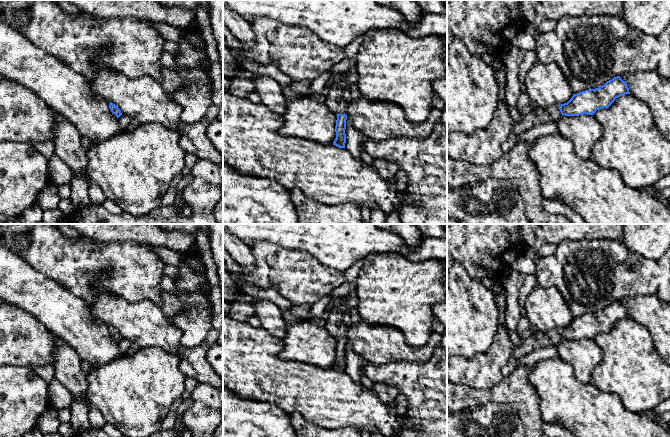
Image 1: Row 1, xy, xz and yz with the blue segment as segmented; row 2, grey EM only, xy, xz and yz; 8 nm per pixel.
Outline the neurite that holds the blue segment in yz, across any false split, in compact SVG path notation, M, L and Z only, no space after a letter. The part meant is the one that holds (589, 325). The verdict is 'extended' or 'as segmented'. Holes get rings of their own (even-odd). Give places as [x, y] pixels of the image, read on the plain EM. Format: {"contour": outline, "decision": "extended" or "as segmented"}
{"contour": "M620 300L614 301L598 312L573 318L567 327L530 334L523 338L519 346L514 346L512 357L519 359L535 349L556 346L562 339L594 339L597 334L608 332L616 322L625 318L630 318L627 307Z", "decision": "extended"}

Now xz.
{"contour": "M352 291L349 294L345 295L340 302L333 303L333 311L327 319L325 328L337 338L335 356L336 362L333 366L333 369L339 372L345 372L346 367L346 330L347 326L343 322L343 314L356 306L358 304L358 298L356 291Z", "decision": "extended"}

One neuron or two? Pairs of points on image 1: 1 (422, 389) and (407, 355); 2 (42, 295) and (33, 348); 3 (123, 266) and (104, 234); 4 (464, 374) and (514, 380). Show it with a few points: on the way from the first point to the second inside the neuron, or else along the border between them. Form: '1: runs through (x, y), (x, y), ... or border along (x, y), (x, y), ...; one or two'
1: border along (432, 354), (426, 361), (416, 363), (386, 363); two
2: border along (19, 308), (30, 313), (55, 335); two
3: border along (86, 237), (97, 242), (132, 242); two
4: border along (503, 377), (491, 386), (480, 389); two

